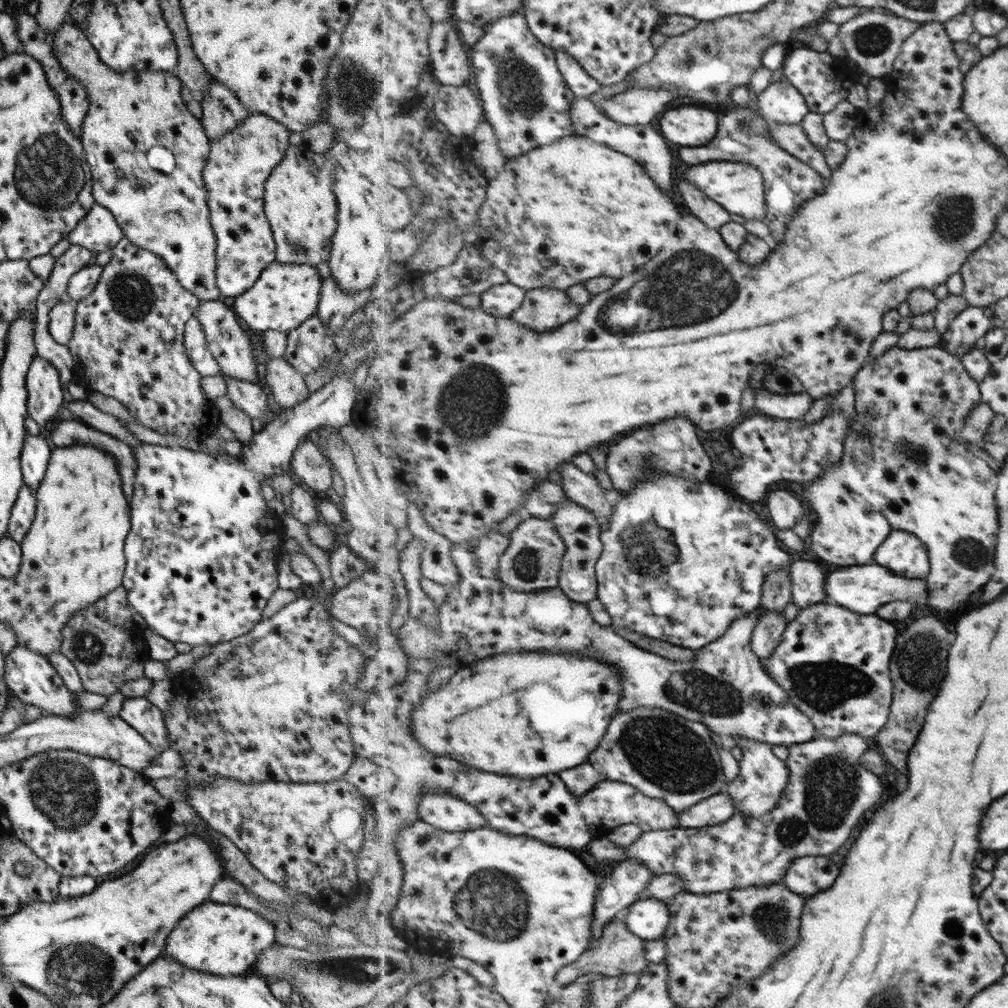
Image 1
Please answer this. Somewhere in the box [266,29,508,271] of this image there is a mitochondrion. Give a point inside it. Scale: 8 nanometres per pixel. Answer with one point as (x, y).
(354, 91)

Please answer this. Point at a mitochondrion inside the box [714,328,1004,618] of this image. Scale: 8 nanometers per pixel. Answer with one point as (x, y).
(974, 554)

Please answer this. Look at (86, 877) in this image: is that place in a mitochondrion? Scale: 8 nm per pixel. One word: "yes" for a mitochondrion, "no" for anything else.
no

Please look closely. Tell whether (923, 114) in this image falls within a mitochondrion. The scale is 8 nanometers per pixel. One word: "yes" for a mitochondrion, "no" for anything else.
no

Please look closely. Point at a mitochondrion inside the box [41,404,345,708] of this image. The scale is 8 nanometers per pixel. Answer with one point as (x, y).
(88, 649)

